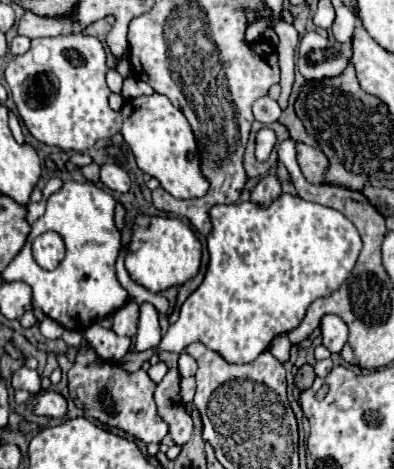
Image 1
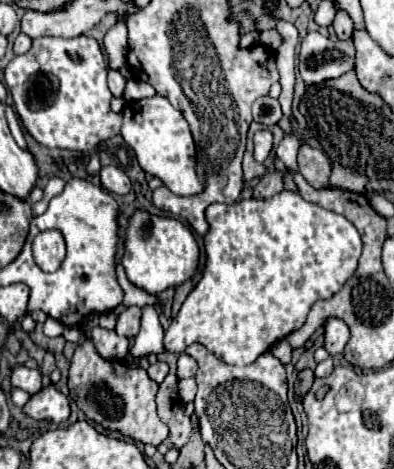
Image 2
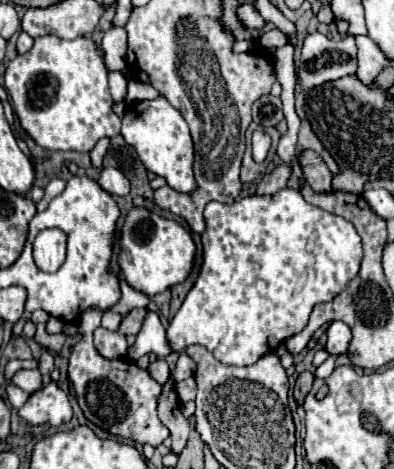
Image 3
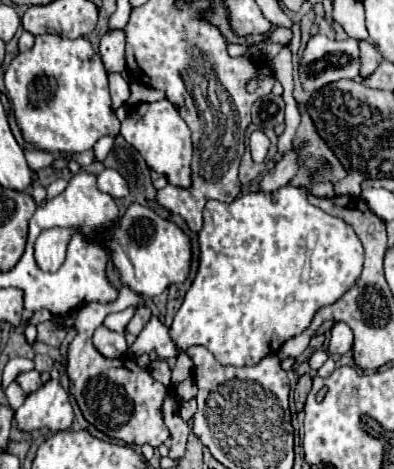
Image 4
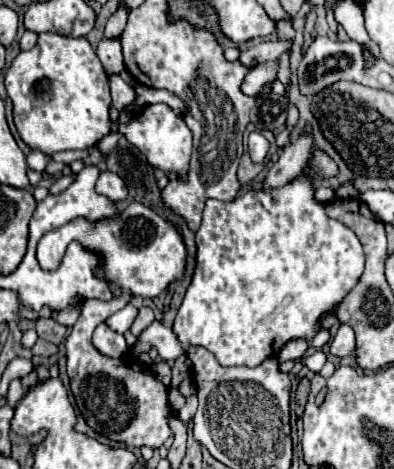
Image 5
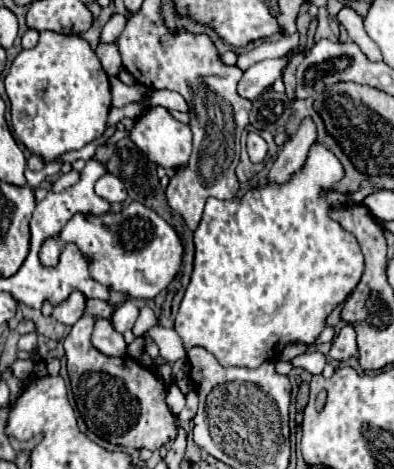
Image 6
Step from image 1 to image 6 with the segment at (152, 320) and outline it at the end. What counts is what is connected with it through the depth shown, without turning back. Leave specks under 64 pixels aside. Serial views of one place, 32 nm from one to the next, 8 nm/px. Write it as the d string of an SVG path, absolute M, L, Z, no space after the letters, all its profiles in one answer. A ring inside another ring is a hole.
M154 324L142 338L154 340L156 346L160 348L160 356L162 356L168 364L172 364L172 362L176 362L176 360L180 360L180 358L186 356L186 350L184 350L184 346L182 346L180 336L178 336L174 330L168 330L168 328L160 326L160 324Z

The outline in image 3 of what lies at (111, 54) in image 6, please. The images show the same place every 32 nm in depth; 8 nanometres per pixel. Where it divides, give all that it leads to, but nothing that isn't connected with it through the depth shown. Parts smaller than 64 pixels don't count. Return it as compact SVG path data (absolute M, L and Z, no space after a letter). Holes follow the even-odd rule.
M114 26L108 30L106 38L102 40L102 54L108 70L124 70L126 68L127 32L125 27ZM122 32L122 40L120 40Z

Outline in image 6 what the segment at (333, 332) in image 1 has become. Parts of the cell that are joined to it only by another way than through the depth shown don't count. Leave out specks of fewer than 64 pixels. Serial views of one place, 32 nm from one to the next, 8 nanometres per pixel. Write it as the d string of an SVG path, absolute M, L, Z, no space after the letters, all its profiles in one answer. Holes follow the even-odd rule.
M350 324L342 326L340 332L336 334L336 338L332 340L332 350L330 350L330 356L334 360L346 360L350 356L354 356L358 352L356 348L356 332Z

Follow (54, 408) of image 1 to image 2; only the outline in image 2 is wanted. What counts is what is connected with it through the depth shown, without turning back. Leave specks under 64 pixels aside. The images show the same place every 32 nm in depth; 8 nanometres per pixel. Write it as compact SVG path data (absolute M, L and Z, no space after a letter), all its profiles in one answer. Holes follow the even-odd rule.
M48 386L28 400L24 412L36 420L62 422L68 418L68 398L54 386Z

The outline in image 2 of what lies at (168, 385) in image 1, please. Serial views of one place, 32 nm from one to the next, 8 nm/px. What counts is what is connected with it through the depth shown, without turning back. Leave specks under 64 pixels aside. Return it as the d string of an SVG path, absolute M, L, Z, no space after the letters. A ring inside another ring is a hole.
M168 372L164 382L160 384L158 394L156 394L156 404L158 404L160 420L170 428L172 446L182 448L190 438L192 422L190 422L190 416L184 412L184 404L178 396L176 372Z

